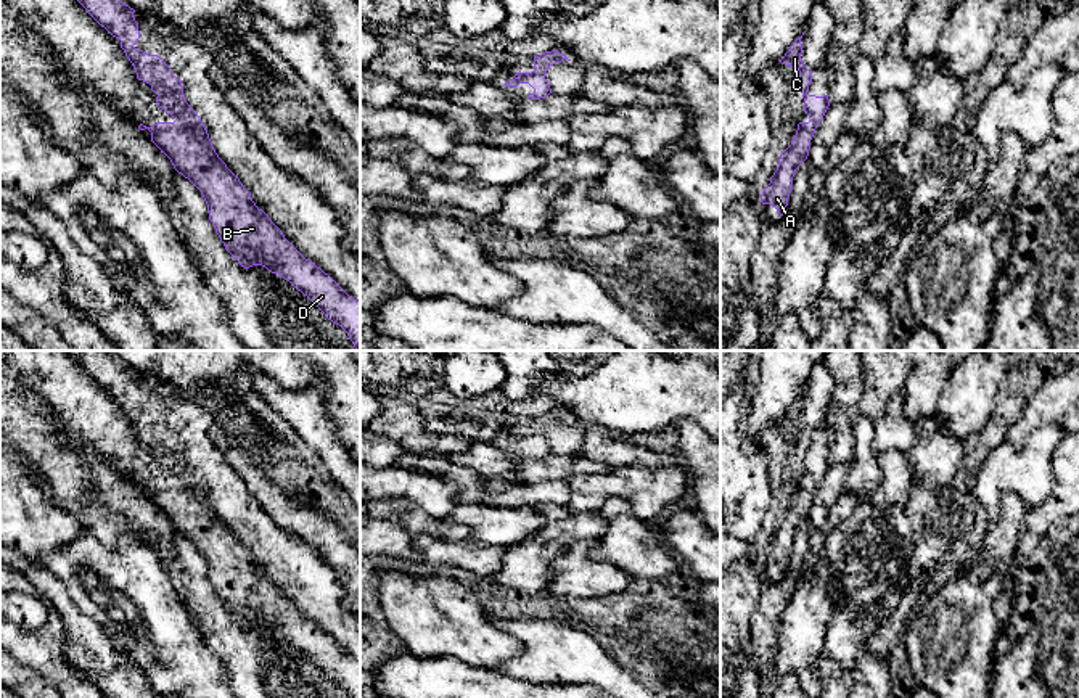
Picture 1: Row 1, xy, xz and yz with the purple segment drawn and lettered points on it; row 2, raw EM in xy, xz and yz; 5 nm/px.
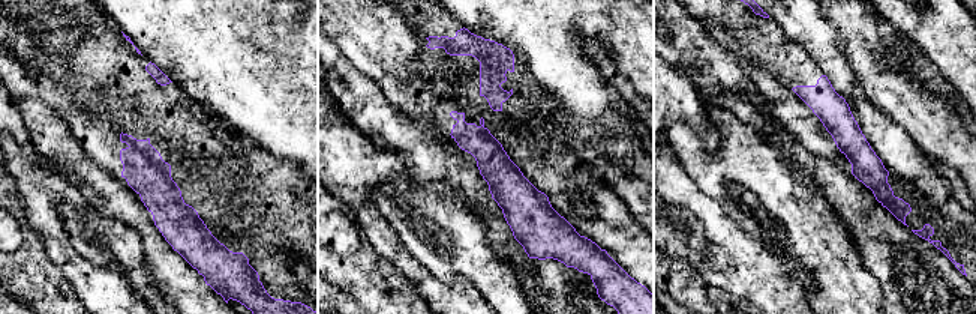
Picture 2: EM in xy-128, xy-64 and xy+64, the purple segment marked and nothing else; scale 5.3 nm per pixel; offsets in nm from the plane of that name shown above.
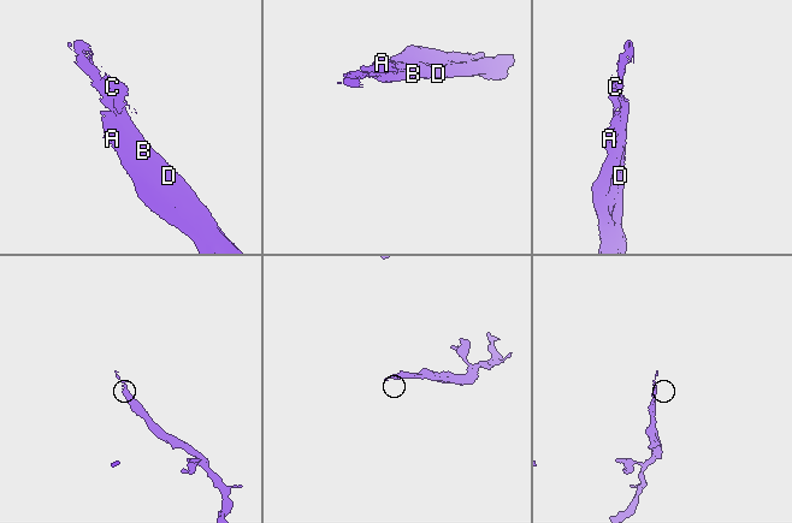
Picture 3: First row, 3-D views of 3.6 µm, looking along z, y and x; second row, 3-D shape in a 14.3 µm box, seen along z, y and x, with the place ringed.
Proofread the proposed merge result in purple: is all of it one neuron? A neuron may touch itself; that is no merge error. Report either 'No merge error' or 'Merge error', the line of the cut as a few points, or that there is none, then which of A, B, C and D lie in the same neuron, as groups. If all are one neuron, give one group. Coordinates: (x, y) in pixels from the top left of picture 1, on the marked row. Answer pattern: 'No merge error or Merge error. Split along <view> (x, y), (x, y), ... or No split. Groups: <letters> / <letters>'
Merge error. Split along xy (184, 95), (166, 94), (158, 97). Groups: A B D / C

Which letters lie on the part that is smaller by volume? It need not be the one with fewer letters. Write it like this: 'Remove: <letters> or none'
Remove: C

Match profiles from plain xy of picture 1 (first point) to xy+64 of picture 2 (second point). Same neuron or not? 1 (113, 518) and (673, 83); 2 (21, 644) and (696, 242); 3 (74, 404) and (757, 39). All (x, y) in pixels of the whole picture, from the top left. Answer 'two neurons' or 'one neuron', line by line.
1: two neurons
2: one neuron
3: one neuron

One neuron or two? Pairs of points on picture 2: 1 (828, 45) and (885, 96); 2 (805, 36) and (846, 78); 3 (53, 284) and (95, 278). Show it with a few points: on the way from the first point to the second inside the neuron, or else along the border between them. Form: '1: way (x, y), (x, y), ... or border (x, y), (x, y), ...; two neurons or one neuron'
1: border (835, 30), (838, 47), (864, 95); two neurons
2: way (816, 47), (837, 68); one neuron
3: border (45, 254), (80, 298); two neurons

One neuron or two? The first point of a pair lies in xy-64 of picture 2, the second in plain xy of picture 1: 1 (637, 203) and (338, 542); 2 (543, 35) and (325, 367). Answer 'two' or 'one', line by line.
1: one
2: one

